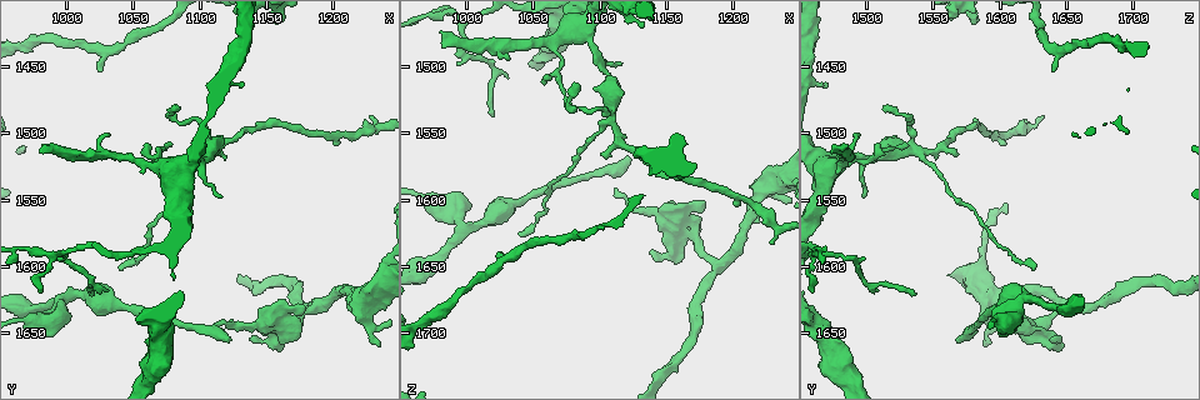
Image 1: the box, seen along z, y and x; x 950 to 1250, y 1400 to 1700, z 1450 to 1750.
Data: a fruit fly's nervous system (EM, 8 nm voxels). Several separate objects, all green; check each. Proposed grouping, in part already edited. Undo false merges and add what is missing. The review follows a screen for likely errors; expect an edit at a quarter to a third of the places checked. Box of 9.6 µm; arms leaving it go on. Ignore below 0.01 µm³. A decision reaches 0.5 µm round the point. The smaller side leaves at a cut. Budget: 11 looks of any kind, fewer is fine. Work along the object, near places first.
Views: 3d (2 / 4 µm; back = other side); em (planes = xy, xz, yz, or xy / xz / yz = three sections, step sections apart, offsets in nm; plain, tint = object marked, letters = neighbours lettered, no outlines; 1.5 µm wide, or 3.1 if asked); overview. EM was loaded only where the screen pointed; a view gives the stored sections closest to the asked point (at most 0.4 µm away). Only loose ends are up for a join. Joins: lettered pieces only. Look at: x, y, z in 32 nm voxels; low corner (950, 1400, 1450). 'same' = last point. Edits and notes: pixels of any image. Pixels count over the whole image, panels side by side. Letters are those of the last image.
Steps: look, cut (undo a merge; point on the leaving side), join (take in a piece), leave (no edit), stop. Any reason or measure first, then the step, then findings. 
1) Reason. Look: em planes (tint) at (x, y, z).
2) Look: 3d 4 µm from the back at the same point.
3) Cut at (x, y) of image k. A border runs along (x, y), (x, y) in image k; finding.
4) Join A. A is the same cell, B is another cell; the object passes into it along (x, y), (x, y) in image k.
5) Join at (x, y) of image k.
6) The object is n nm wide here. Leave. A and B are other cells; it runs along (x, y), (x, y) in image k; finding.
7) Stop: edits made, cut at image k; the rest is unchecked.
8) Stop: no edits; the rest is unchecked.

An open end. Look: em planes (letters) at (1122, 1656, 1568).

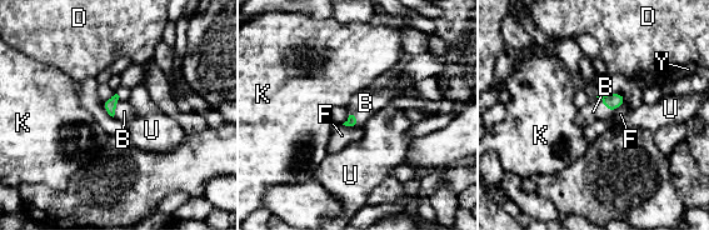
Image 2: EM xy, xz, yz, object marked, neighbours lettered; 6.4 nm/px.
The longest contact is with B, 160 nm. Join B. B is the same cell, D, F, K, U and Y are other cells; the object passes into it along (612, 101), (604, 106), (593, 111) in image 2; it goes on there.

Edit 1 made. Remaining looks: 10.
Free end. Look: 3d 2 µm at (1030, 1500, 1492).

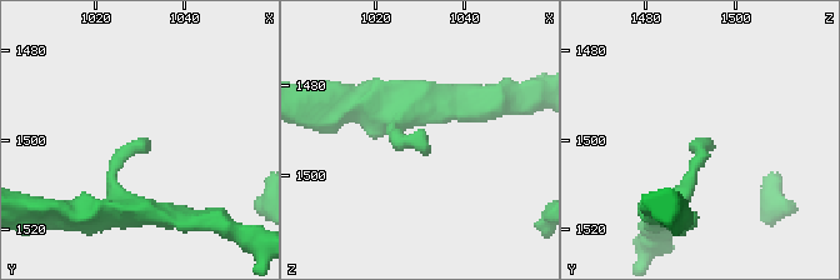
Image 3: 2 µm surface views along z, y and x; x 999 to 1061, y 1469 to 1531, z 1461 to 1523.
Look: em planes (letters) at (1031, 1500, 1494).

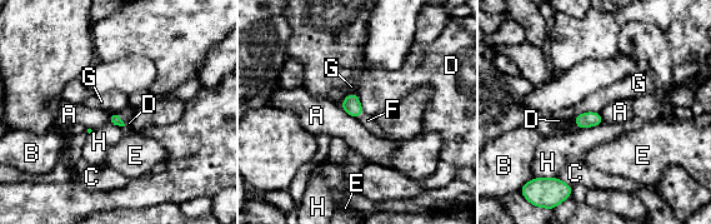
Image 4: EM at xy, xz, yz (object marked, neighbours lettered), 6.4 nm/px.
Leave. A, B, C, D, E, F, G and H are other cells; none of them fits.

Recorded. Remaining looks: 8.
Tapers out. Look: em planes (tint) at (1078, 1510, 1532).

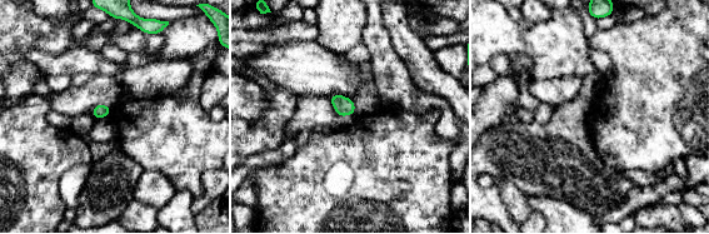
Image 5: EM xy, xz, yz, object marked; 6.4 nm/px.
Look: em planes (letters) at the same point.

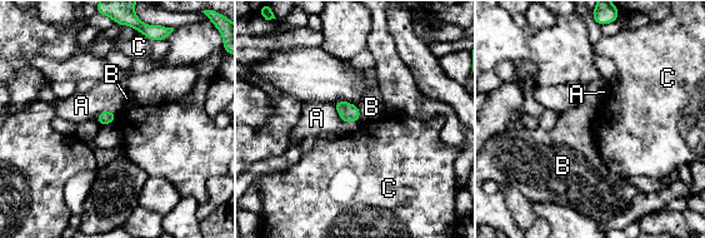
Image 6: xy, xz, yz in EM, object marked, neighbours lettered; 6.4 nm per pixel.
The longest contact is with A, 220 nm. Leave. A, B and C are other cells; a border runs along (116, 114), (114, 122) in image 6; no lettered piece goes on from it.

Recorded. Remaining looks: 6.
An open end. Look: em yz step 4 (tint) at (1140, 1652, 1636).

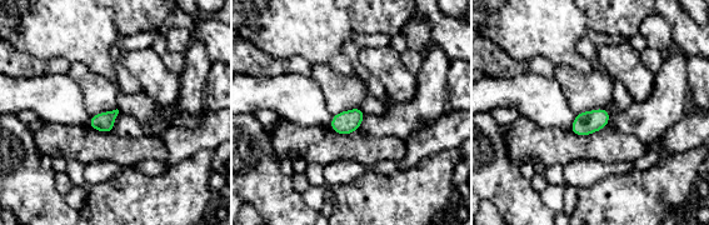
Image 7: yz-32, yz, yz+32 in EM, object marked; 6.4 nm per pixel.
Look: em xy step 4 (letters) at the same point.

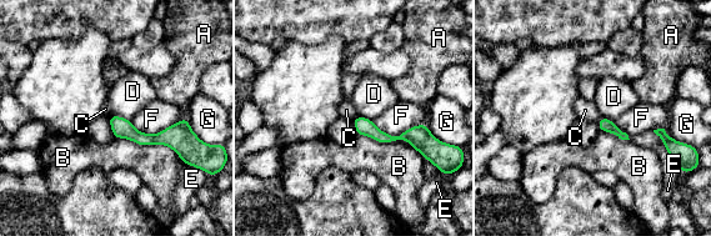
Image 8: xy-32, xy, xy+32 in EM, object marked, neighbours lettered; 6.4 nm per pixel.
Leave. A, B, C, D, E, F and G are other cells; a border runs along (185, 116), (154, 134), (130, 120) in image 8; none of them fits.

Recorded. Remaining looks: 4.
Arms part here. Look: em planes (letters) at (996, 1624, 1622).

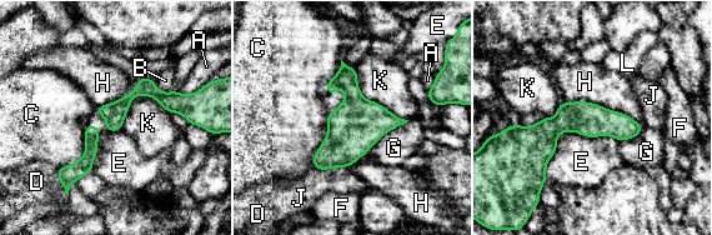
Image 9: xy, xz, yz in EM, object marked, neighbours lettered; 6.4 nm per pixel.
Leave. A, B, C, D, E, F, G, H, J, K and L are other cells; all the same neuron.

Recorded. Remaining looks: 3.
Stop: edits made, join at image 2; the rest is unchecked.

